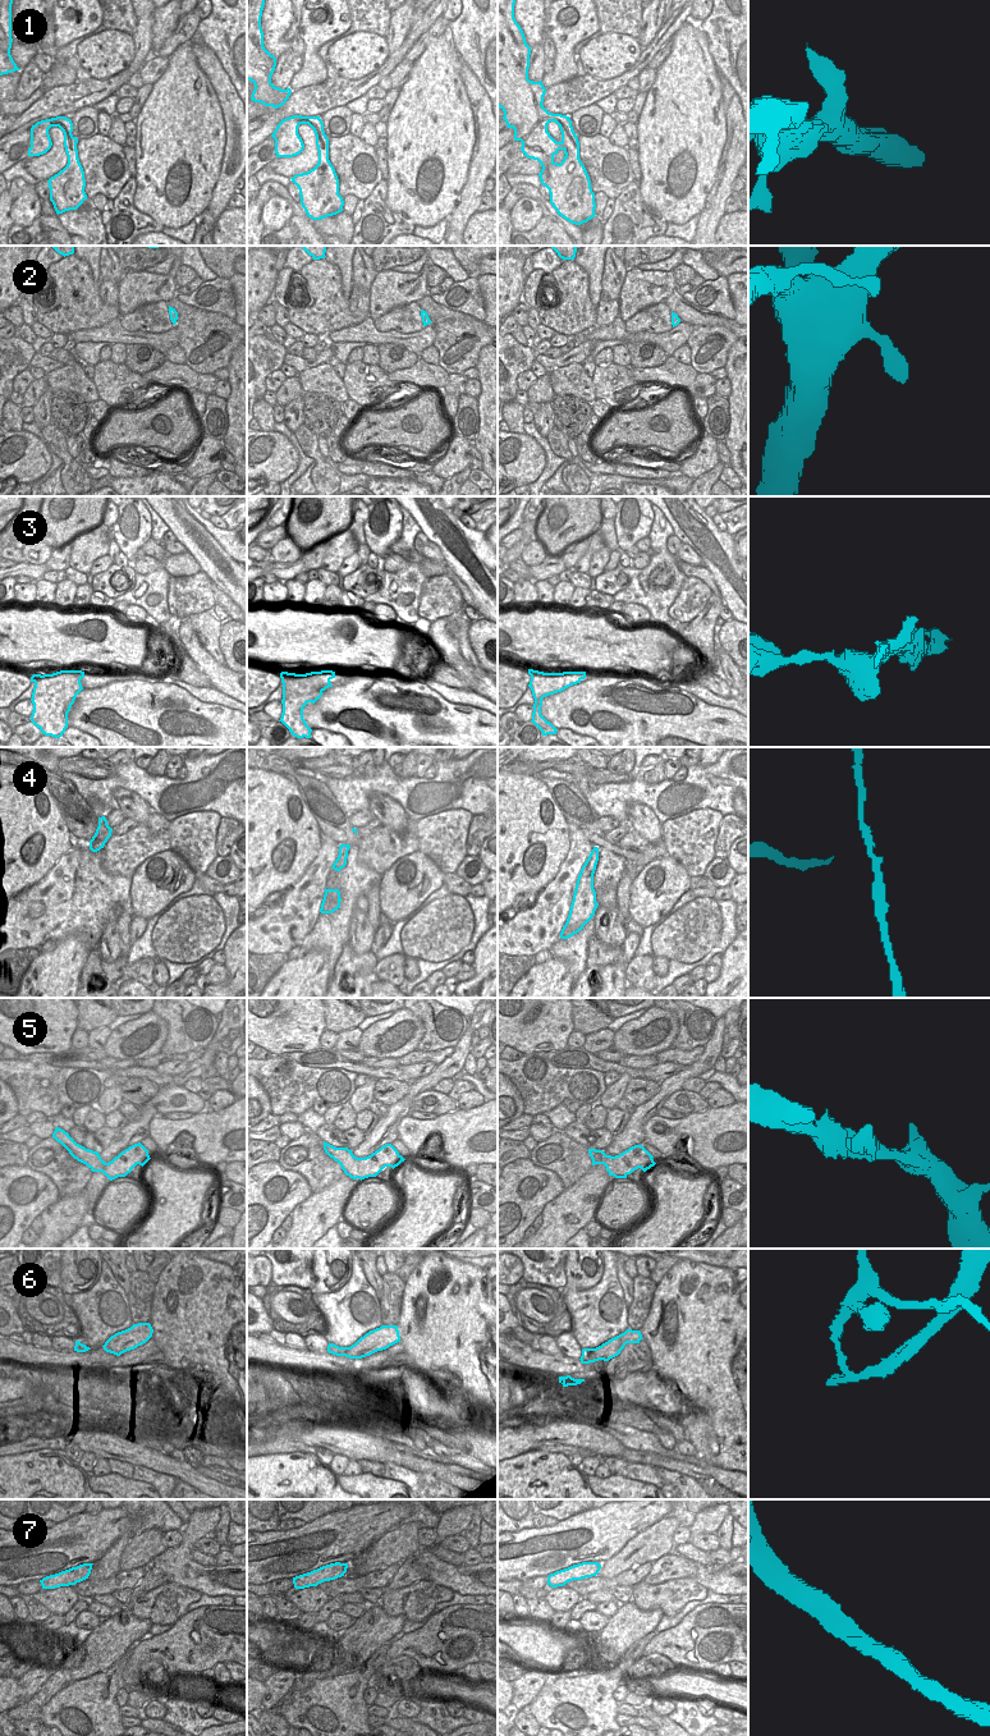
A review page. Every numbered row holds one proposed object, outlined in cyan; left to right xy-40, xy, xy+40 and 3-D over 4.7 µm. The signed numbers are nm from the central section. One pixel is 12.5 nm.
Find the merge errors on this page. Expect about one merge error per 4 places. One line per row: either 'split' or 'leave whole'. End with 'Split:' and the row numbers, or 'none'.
1: leave whole
2: leave whole
3: split
4: leave whole
5: leave whole
6: split
7: leave whole
Split: 3, 6

